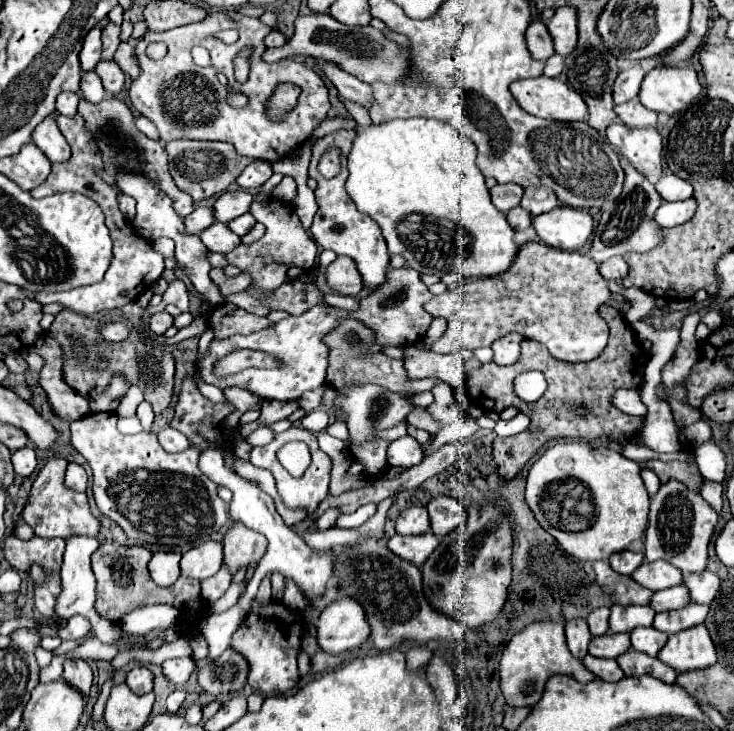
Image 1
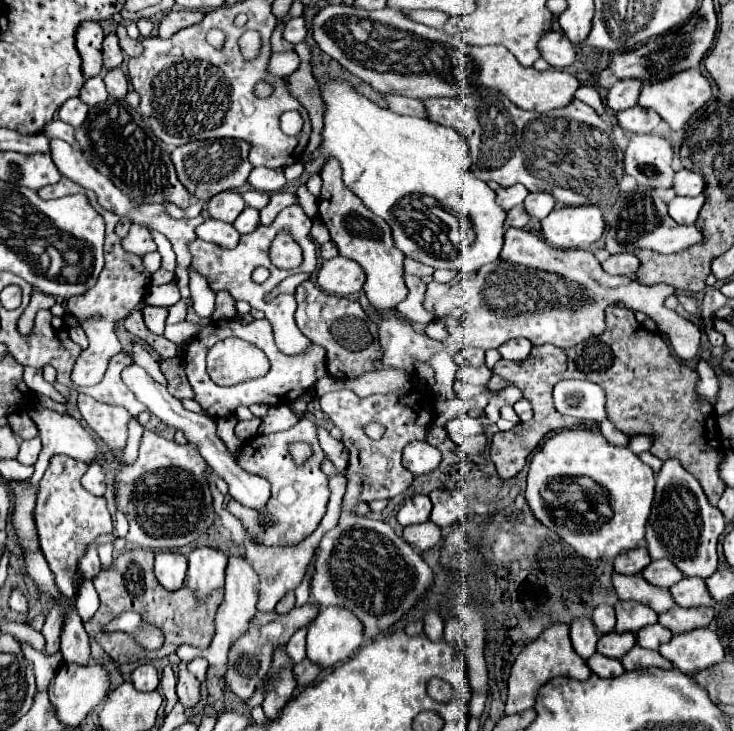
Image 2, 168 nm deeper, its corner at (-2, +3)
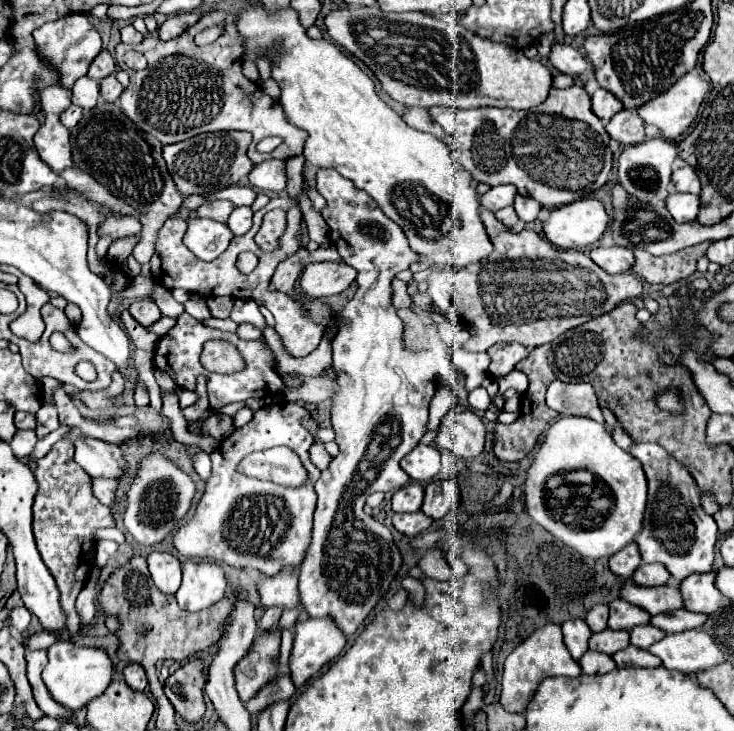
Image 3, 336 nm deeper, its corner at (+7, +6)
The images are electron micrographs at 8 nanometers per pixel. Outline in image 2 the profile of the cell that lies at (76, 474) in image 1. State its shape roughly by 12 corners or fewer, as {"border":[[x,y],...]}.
{"border":[[90,465],[82,485],[96,497],[104,497],[104,469]]}

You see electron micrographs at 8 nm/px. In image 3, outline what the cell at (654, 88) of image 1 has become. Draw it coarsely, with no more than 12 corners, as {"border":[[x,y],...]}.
{"border":[[695,70],[637,106],[645,124],[681,136],[710,83]]}

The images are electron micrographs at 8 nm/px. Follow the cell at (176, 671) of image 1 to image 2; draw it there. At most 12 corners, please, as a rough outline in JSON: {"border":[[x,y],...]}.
{"border":[[178,667],[178,697],[184,709],[200,703],[200,681]]}

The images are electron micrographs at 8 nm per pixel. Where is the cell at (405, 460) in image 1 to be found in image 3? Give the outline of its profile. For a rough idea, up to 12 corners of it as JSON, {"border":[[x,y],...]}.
{"border":[[417,444],[401,468],[411,480],[431,480],[441,468],[435,446]]}

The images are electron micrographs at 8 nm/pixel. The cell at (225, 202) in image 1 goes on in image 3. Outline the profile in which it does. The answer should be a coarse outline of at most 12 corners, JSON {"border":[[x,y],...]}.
{"border":[[209,200],[197,208],[199,218],[227,222],[235,206],[229,200]]}

